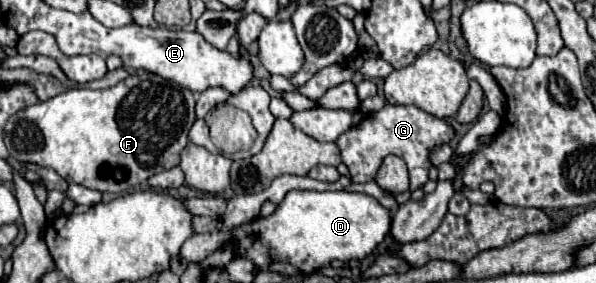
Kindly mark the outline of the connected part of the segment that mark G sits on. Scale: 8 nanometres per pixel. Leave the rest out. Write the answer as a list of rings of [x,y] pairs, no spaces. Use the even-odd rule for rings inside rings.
[[[384,105],[380,111],[370,113],[364,117],[362,125],[350,127],[346,133],[342,133],[336,141],[342,153],[344,165],[350,169],[354,183],[368,183],[376,177],[376,171],[386,155],[398,155],[406,161],[410,171],[410,189],[418,189],[428,181],[428,169],[430,169],[430,145],[434,141],[450,141],[454,135],[454,129],[444,123],[438,117],[432,117],[424,113],[422,109],[410,105]]]

